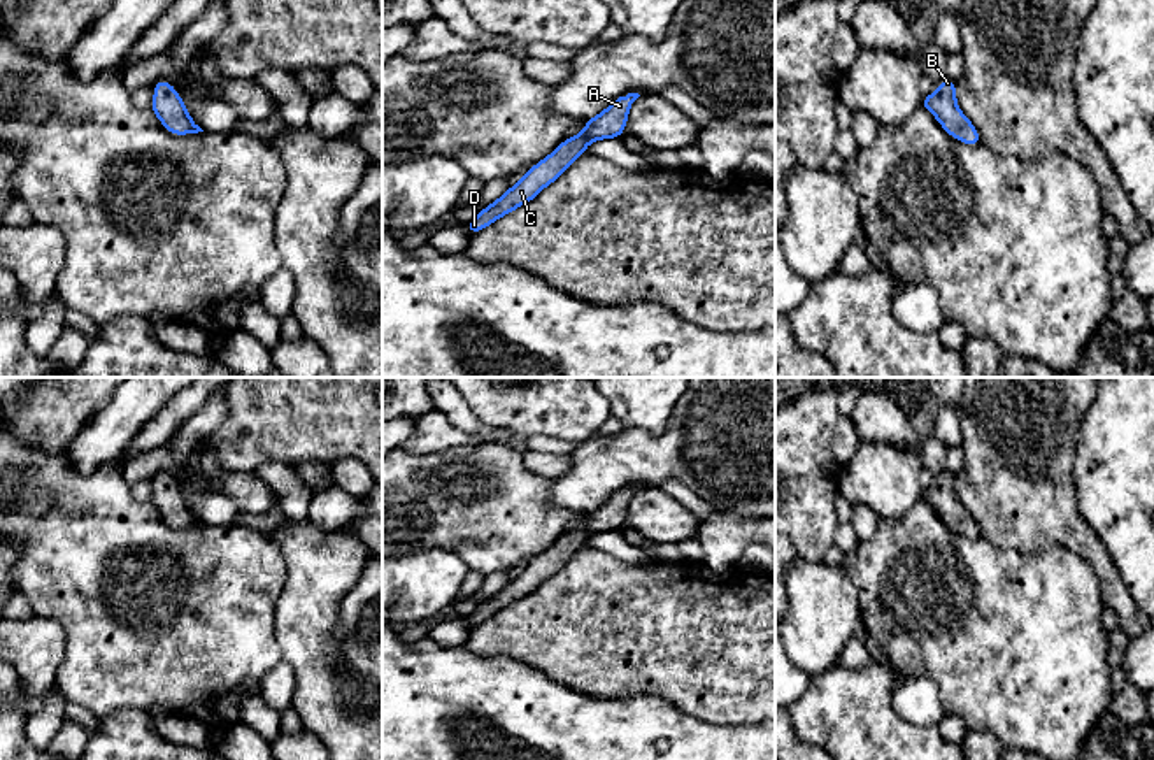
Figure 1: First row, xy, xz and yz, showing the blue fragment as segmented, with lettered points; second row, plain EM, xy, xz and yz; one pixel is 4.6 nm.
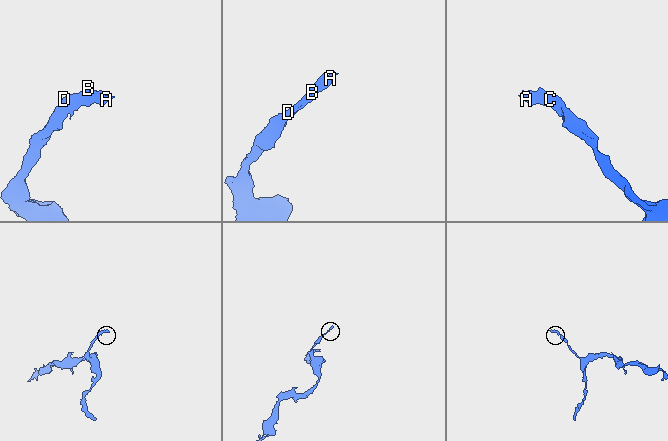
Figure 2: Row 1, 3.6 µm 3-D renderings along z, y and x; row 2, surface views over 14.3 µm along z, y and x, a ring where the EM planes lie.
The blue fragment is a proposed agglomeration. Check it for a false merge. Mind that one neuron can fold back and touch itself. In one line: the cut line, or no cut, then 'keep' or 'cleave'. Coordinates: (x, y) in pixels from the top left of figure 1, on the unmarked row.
no cut; keep

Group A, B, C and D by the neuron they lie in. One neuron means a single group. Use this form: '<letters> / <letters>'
A B C D

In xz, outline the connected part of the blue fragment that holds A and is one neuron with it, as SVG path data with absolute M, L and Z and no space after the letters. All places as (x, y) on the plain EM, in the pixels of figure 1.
M638 486L617 490L602 507L586 513L581 528L563 534L547 551L533 558L526 569L507 583L498 593L465 618L467 627L477 627L510 604L531 595L547 577L563 569L579 548L586 546L589 535L600 532L616 532L626 523L628 504L638 491Z

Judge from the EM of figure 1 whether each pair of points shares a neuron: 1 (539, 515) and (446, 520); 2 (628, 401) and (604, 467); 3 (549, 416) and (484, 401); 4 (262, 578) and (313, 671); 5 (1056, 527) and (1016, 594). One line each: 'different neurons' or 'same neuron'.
1: same neuron
2: different neurons
3: same neuron
4: different neurons
5: different neurons

